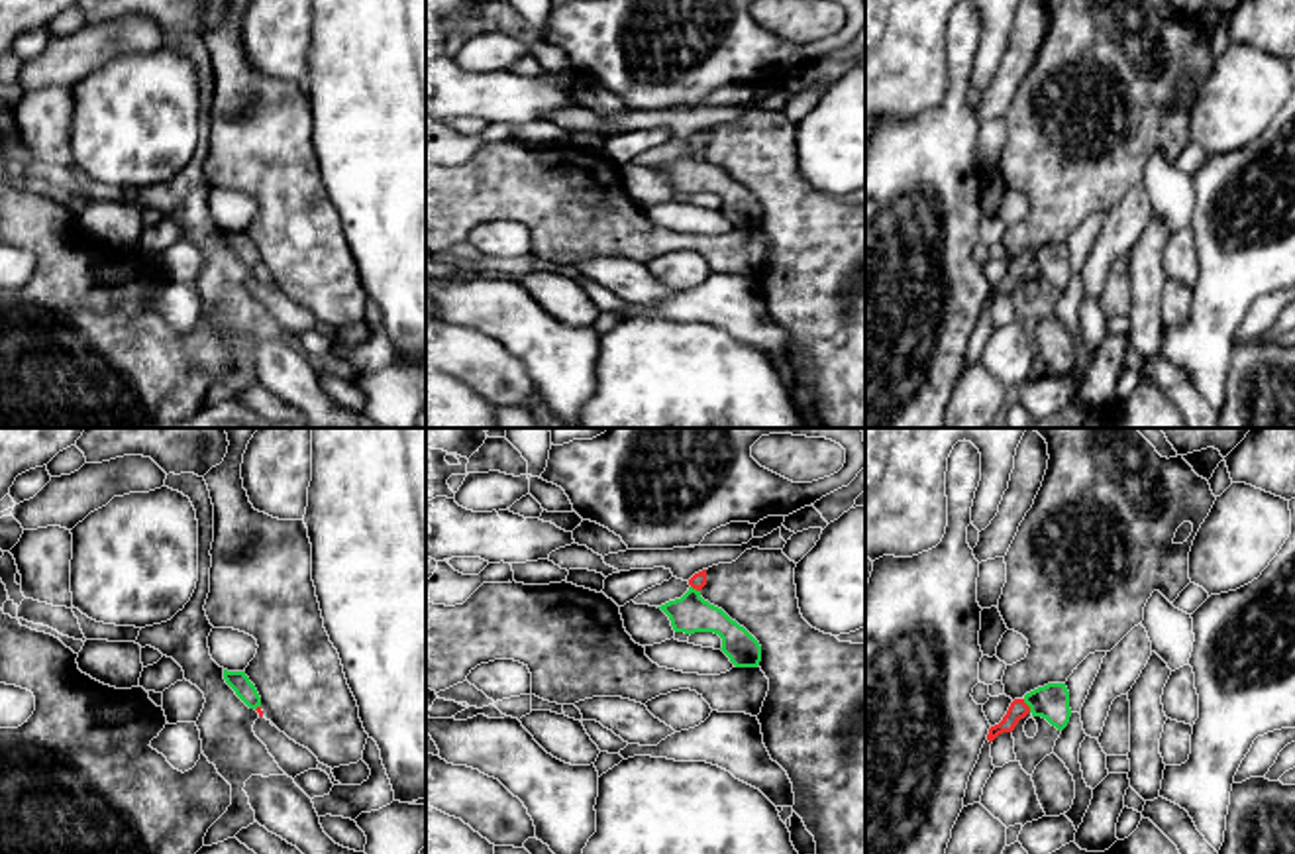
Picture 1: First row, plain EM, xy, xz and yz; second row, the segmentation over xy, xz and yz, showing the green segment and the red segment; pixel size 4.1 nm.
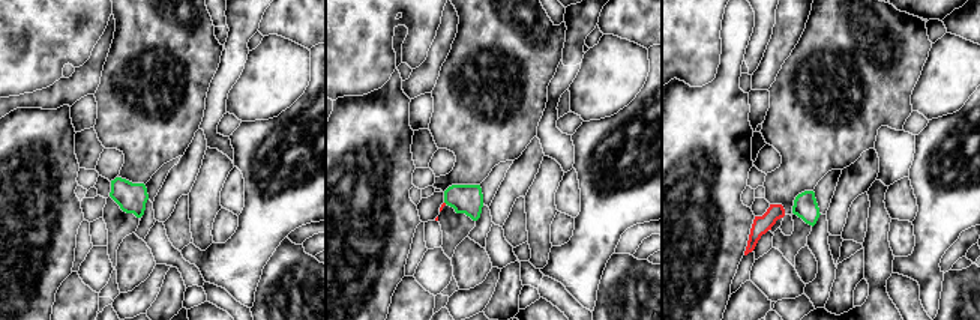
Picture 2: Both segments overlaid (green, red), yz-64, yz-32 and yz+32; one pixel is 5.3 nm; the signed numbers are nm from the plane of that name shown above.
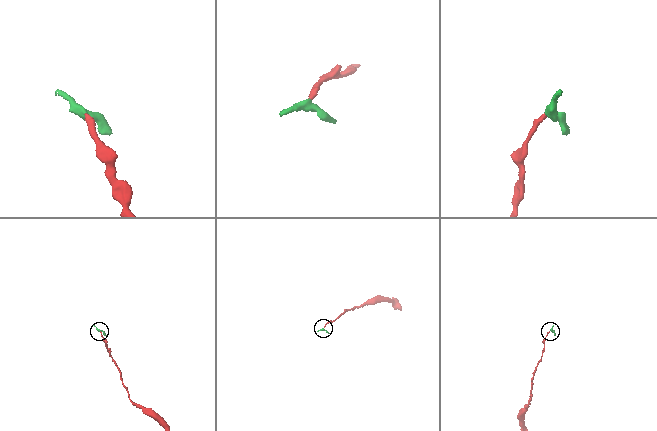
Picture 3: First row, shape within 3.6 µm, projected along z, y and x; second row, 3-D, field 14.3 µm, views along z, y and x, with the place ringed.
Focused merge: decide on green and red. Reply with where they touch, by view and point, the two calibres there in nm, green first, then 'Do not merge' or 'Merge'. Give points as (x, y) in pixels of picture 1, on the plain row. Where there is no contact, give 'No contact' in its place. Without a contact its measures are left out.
Touches green at yz (1027, 264). Thickness 140 nm (green) against 80 nm. Merge

